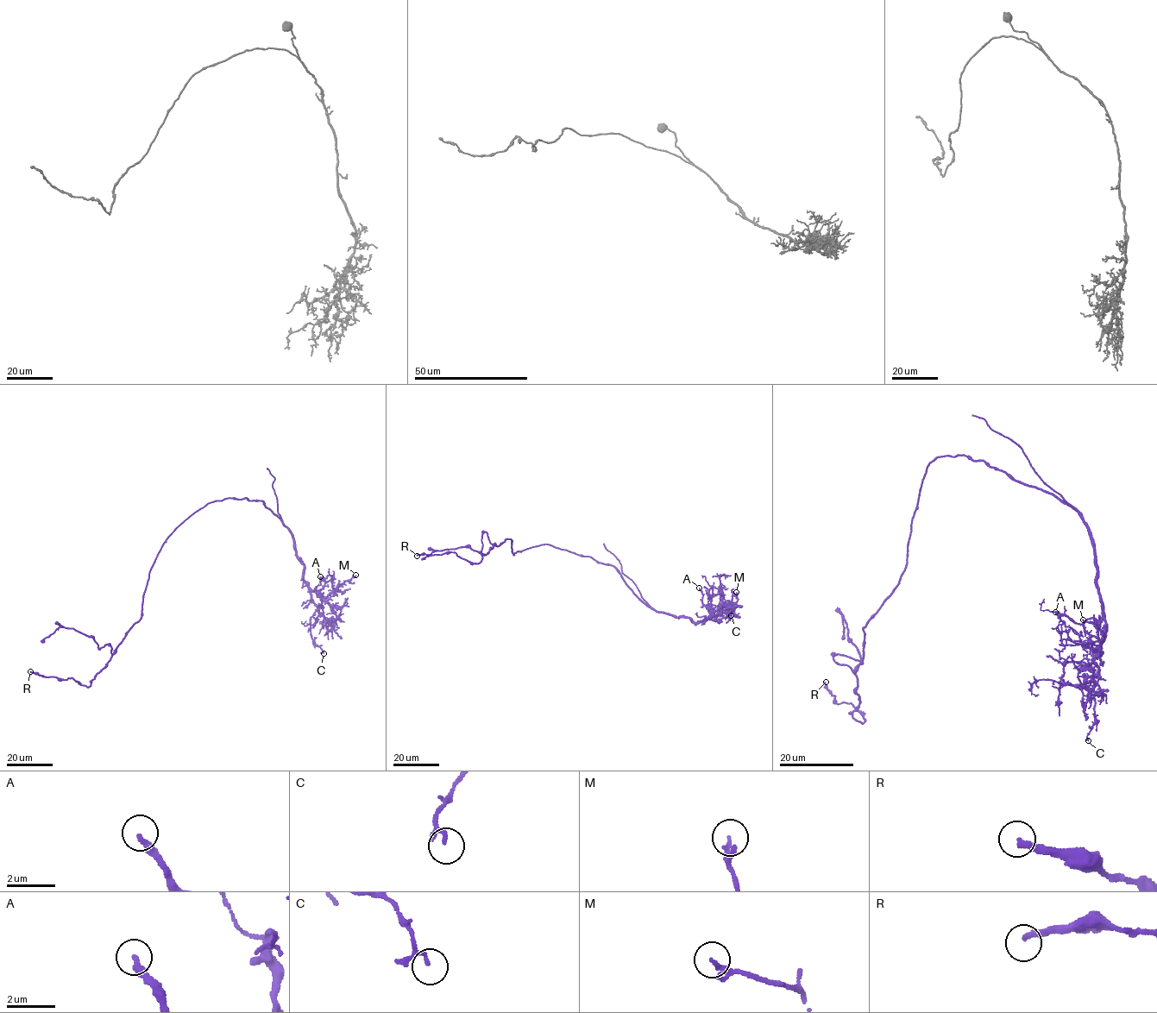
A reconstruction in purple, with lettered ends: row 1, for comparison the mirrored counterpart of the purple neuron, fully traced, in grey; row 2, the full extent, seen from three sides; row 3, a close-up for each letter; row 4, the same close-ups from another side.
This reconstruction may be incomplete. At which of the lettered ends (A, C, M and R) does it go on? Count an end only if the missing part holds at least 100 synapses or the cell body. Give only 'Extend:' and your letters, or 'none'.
Extend: none

